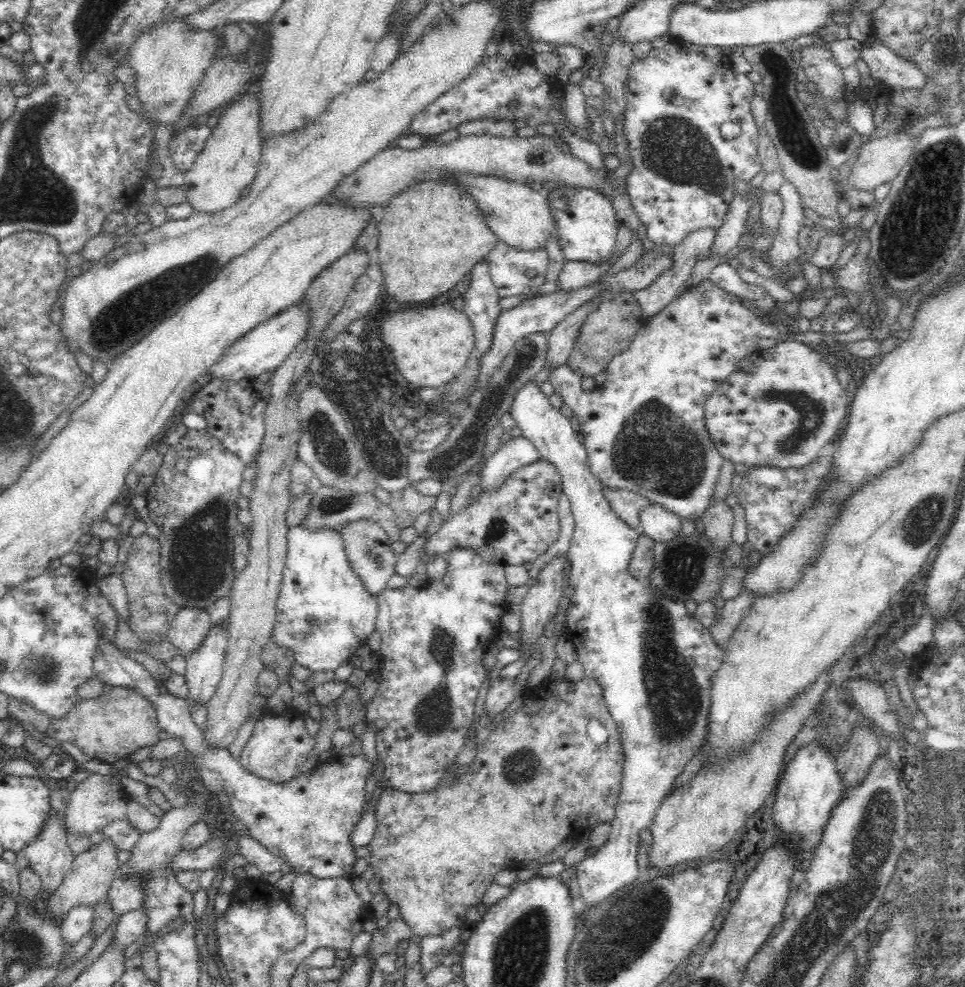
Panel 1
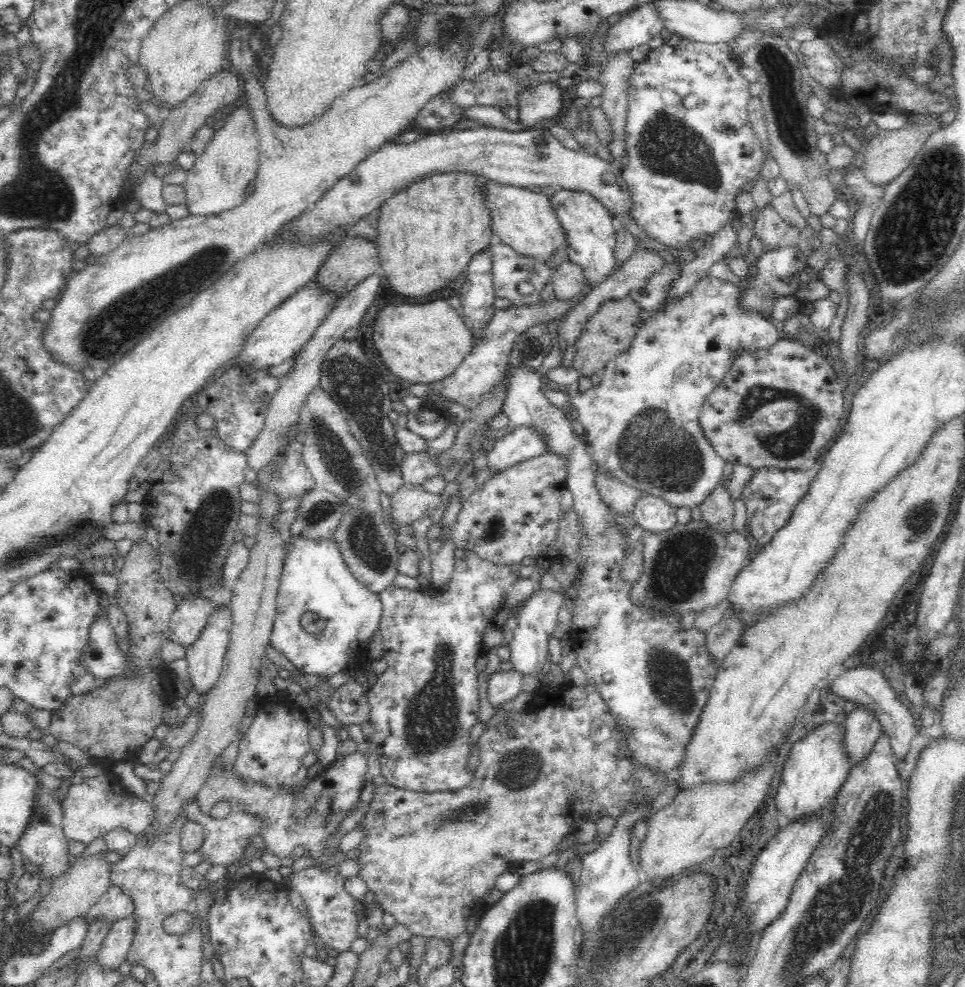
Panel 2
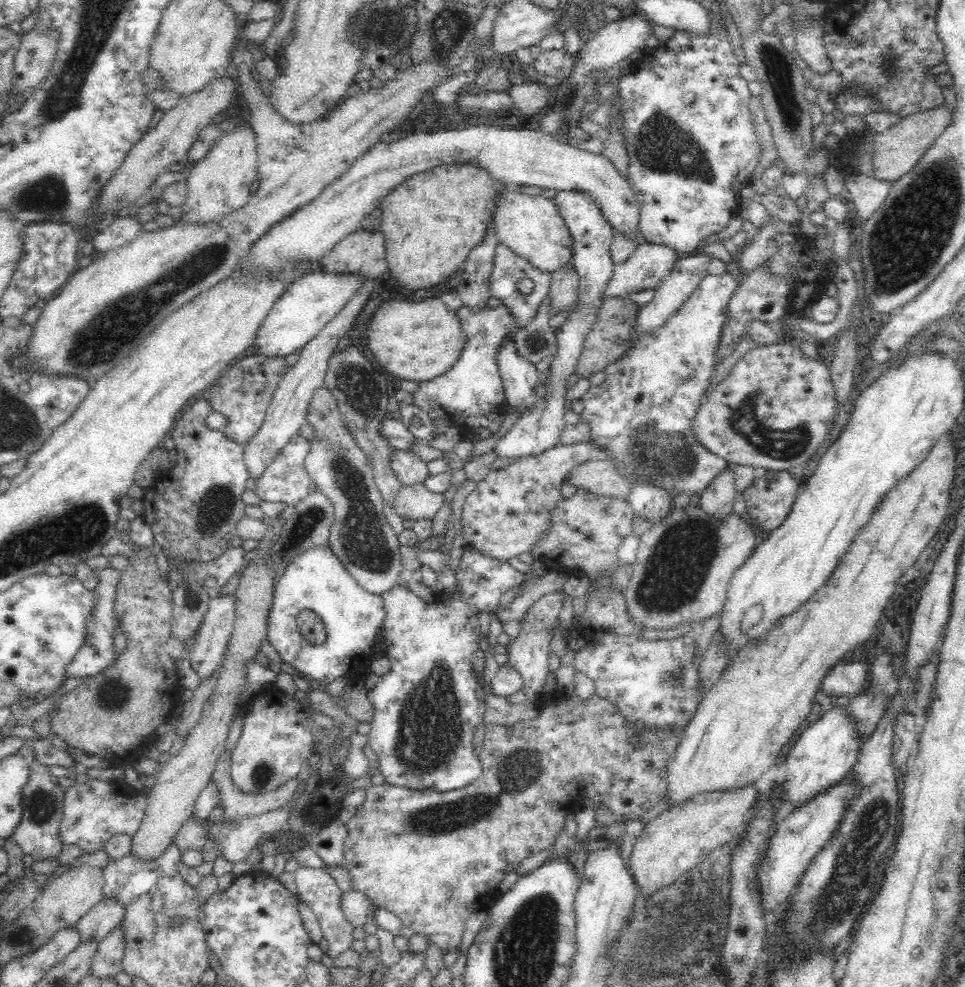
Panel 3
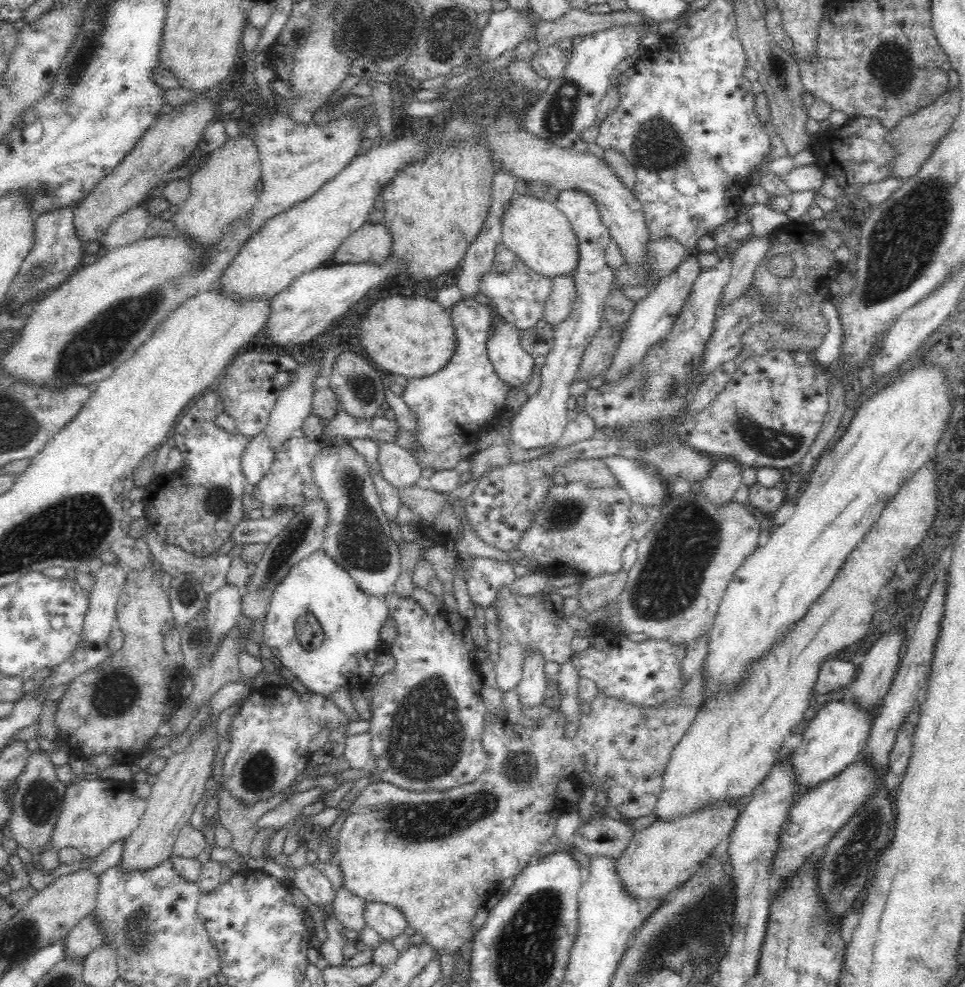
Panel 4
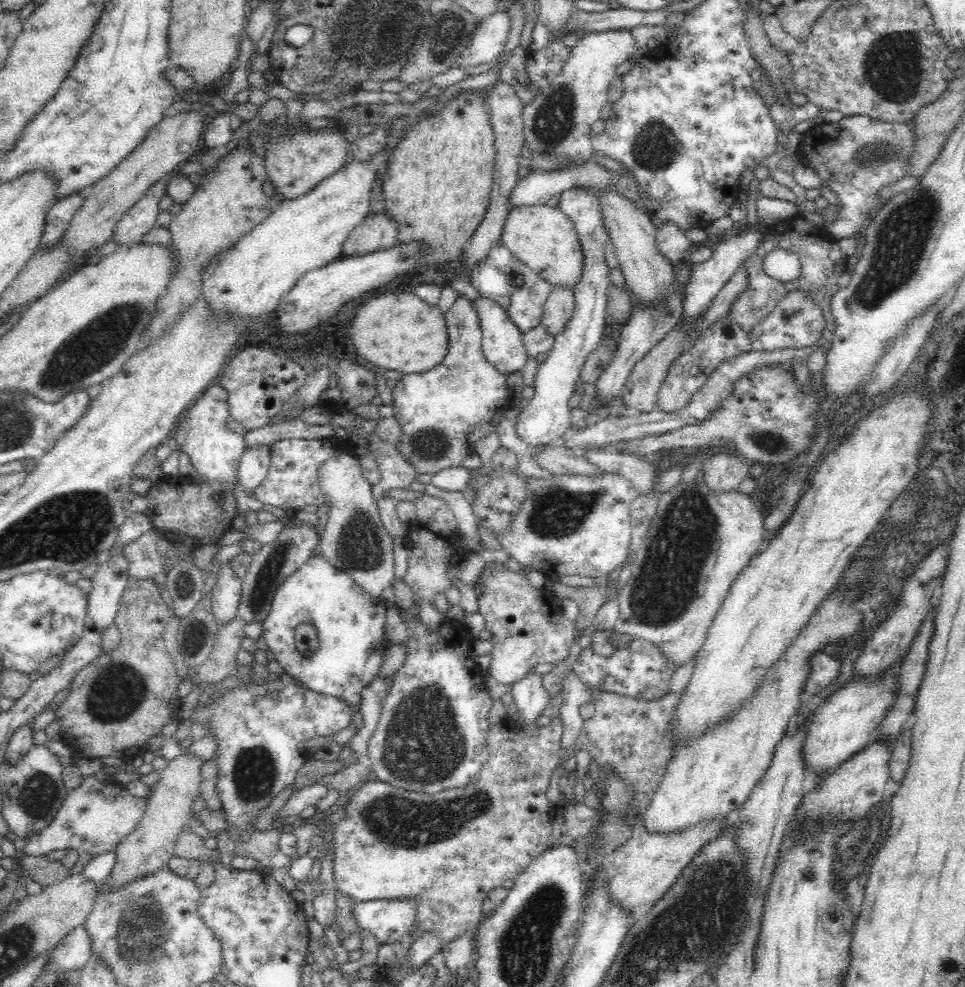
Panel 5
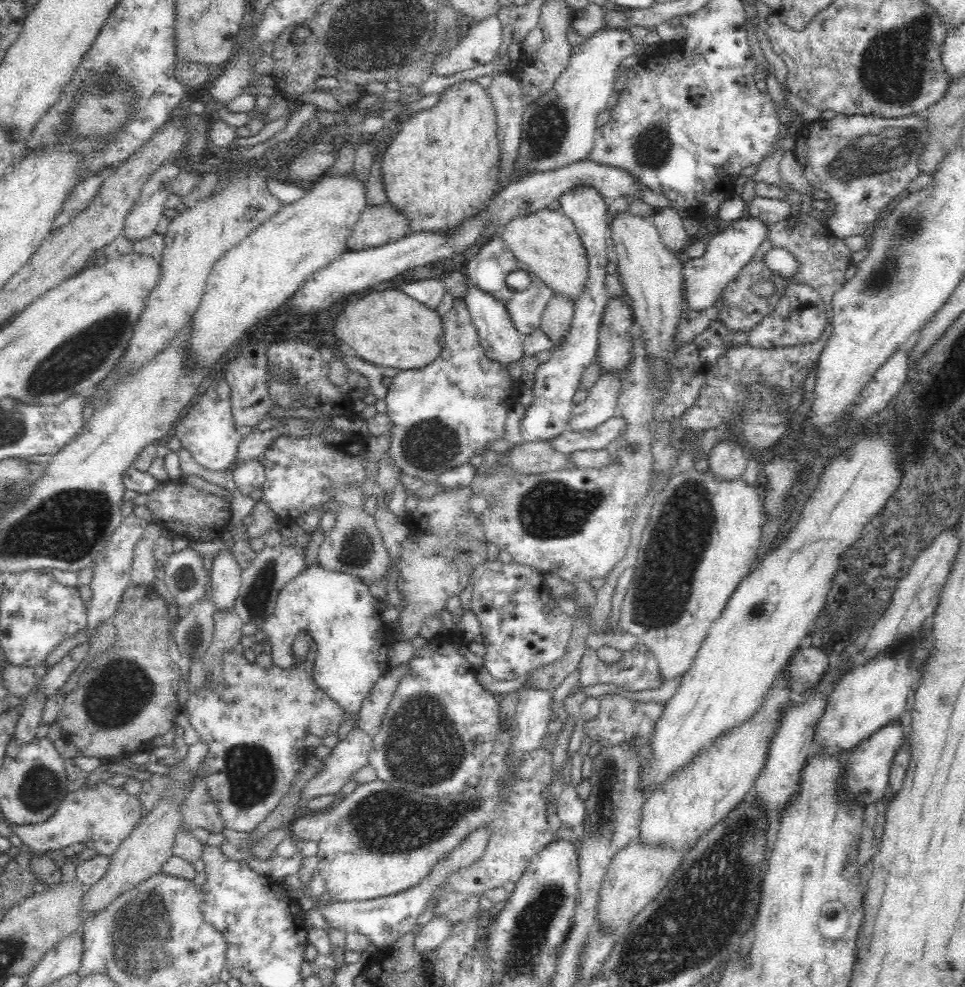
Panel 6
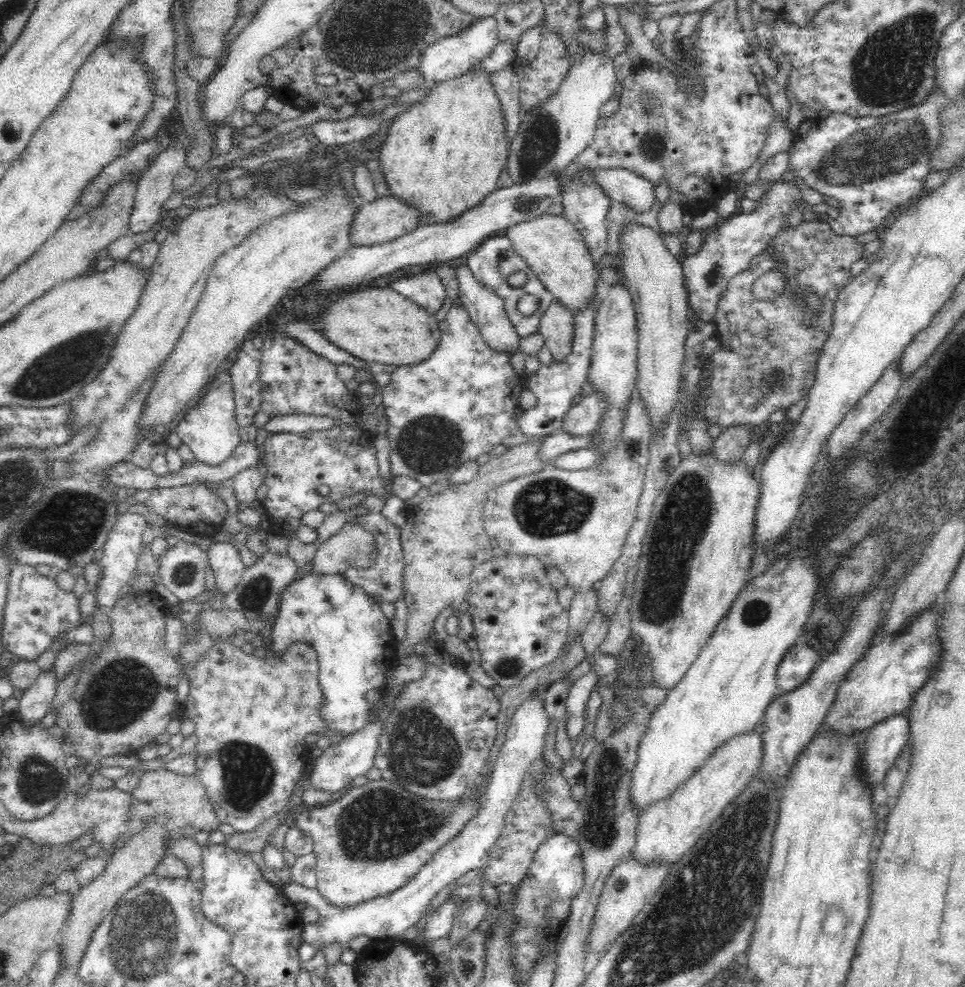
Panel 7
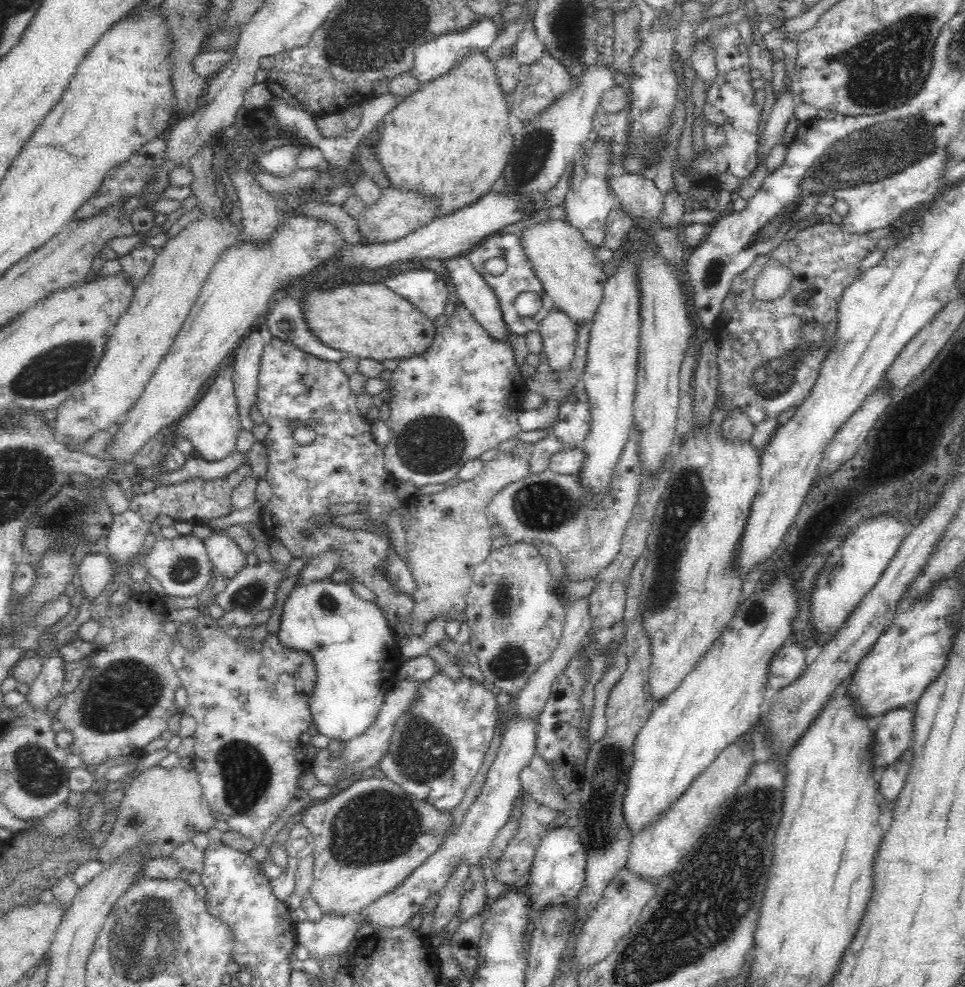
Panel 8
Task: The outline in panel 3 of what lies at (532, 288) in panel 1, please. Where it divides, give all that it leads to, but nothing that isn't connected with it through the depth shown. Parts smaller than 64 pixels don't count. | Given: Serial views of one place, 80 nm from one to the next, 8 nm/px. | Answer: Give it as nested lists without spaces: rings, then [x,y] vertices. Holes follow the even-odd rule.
[[[498,243],[495,248],[493,258],[493,270],[488,278],[488,287],[490,287],[491,297],[502,301],[502,305],[512,315],[512,323],[514,327],[524,328],[537,315],[538,309],[549,297],[549,286],[551,285],[551,273],[542,272],[532,267],[526,259],[518,256],[514,251],[511,251],[505,244]],[[522,278],[530,278],[534,282],[534,288],[530,294],[523,294],[518,290],[516,284]]]

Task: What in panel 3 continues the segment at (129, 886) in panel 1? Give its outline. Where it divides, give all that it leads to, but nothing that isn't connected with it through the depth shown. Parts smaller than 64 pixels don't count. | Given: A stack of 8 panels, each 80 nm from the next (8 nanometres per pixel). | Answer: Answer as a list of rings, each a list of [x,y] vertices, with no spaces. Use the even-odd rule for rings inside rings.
[[[104,897],[96,906],[93,906],[75,924],[78,931],[78,944],[84,941],[99,943],[124,916],[124,907],[112,897]]]

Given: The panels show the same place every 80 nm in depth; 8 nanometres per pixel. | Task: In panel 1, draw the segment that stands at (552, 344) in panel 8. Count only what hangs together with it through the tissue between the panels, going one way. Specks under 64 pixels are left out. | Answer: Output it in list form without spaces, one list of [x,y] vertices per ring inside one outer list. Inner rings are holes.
[[[613,256],[600,266],[578,261],[566,261],[557,278],[557,289],[561,292],[574,292],[590,287],[600,274],[604,274],[618,256]]]

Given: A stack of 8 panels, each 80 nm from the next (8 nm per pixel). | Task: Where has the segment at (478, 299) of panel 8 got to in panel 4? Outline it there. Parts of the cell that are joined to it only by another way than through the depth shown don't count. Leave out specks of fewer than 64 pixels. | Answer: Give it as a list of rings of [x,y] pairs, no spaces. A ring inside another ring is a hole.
[[[499,314],[492,316],[486,352],[498,376],[512,388],[525,388],[534,366],[534,359],[521,347],[520,337],[518,328]]]

